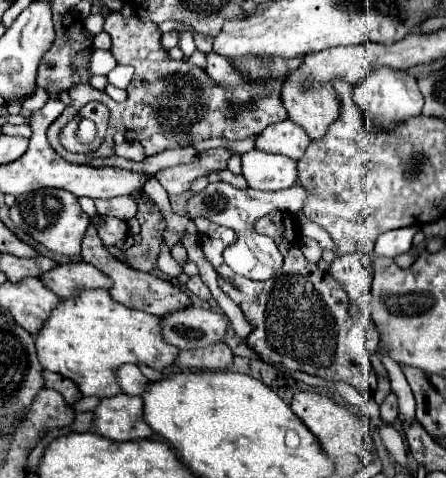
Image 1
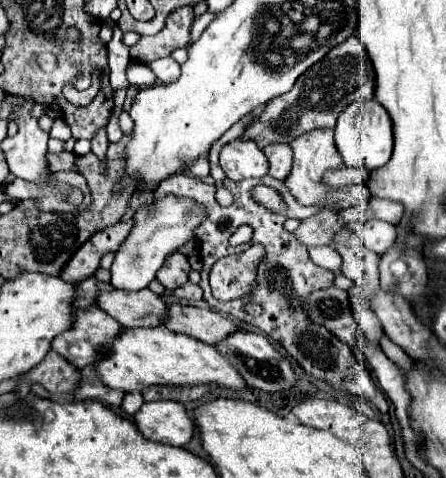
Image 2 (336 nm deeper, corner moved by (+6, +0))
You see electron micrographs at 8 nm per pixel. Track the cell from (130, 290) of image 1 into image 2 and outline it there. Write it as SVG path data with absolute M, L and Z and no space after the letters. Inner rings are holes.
M169 305L165 327L209 345L217 345L223 341L223 337L229 337L229 333L239 331L239 325L233 323L227 315L213 309L199 309L189 305Z

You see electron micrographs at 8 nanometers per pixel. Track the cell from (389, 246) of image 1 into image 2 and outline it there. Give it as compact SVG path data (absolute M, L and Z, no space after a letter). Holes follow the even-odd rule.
M377 219L367 223L355 223L351 227L361 235L361 239L365 241L365 247L375 251L377 255L383 255L395 243L395 237L397 237L397 229L391 223L377 221Z

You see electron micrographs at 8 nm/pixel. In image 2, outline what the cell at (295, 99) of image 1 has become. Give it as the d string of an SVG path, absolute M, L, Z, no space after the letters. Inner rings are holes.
M315 129L313 133L307 133L307 137L297 137L297 141L291 143L293 149L293 169L289 173L289 177L285 179L287 189L291 191L291 195L305 207L317 205L321 209L329 209L329 211L341 211L347 207L353 207L365 199L371 197L369 189L365 183L353 183L353 185L345 185L341 189L331 189L323 183L323 175L327 171L339 169L343 167L341 155L335 149L335 141L333 141L333 129Z

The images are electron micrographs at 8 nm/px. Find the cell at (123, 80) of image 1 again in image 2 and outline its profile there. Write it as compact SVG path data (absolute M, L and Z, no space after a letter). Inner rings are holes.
M163 57L163 59L157 59L149 65L153 69L153 73L157 75L157 79L161 83L169 83L169 81L175 81L179 77L179 63L171 57Z

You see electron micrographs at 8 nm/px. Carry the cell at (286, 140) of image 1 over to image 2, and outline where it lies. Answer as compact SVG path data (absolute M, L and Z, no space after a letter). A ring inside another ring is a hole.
M281 143L281 145L269 145L263 151L269 159L267 175L271 175L273 179L279 179L279 181L285 181L287 173L291 171L291 157L293 157L291 147Z

